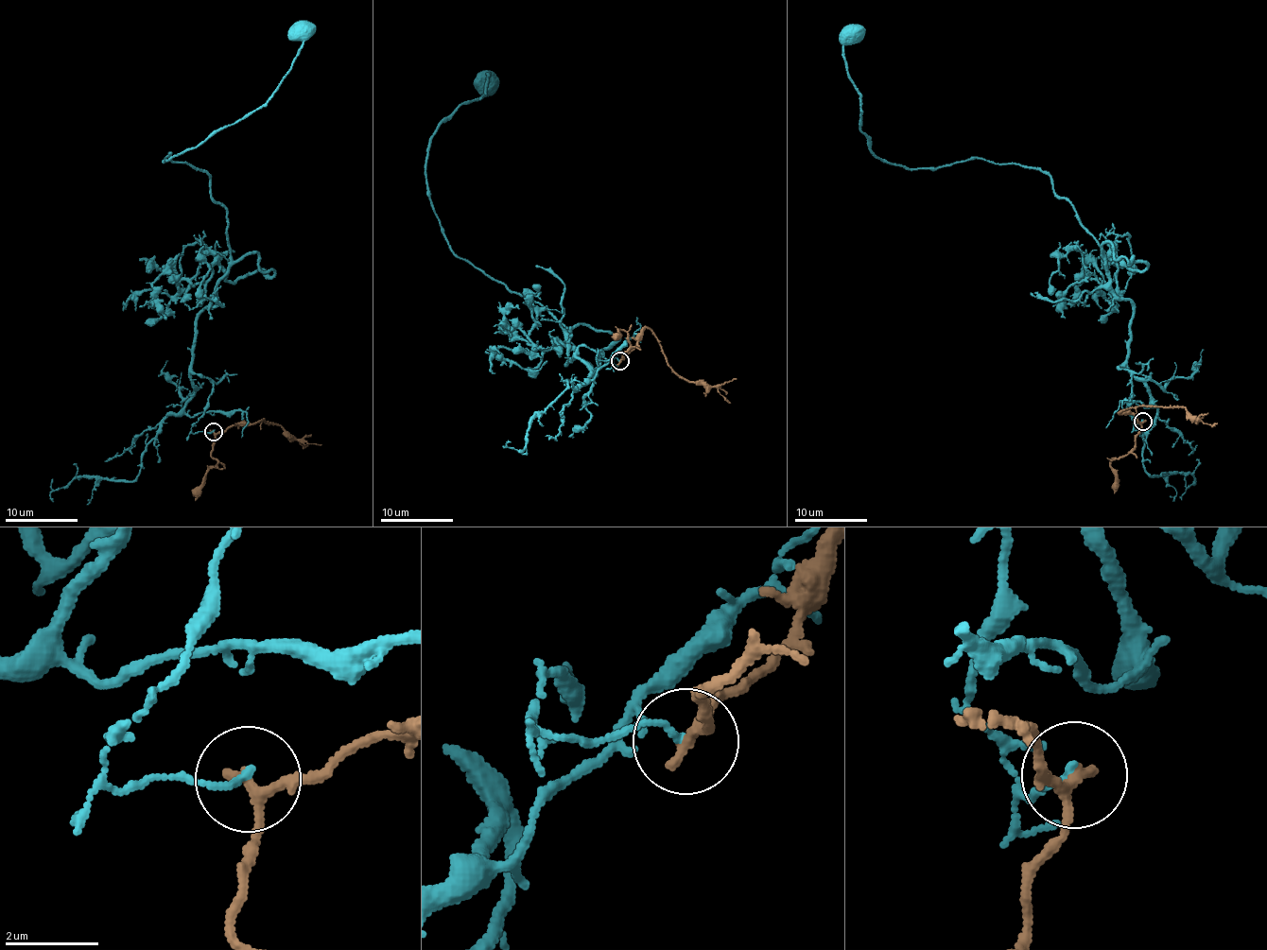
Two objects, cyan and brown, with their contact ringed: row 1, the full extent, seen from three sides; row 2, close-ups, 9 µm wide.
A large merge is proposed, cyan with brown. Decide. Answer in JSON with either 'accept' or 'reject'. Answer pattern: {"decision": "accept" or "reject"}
{"decision": "reject"}

